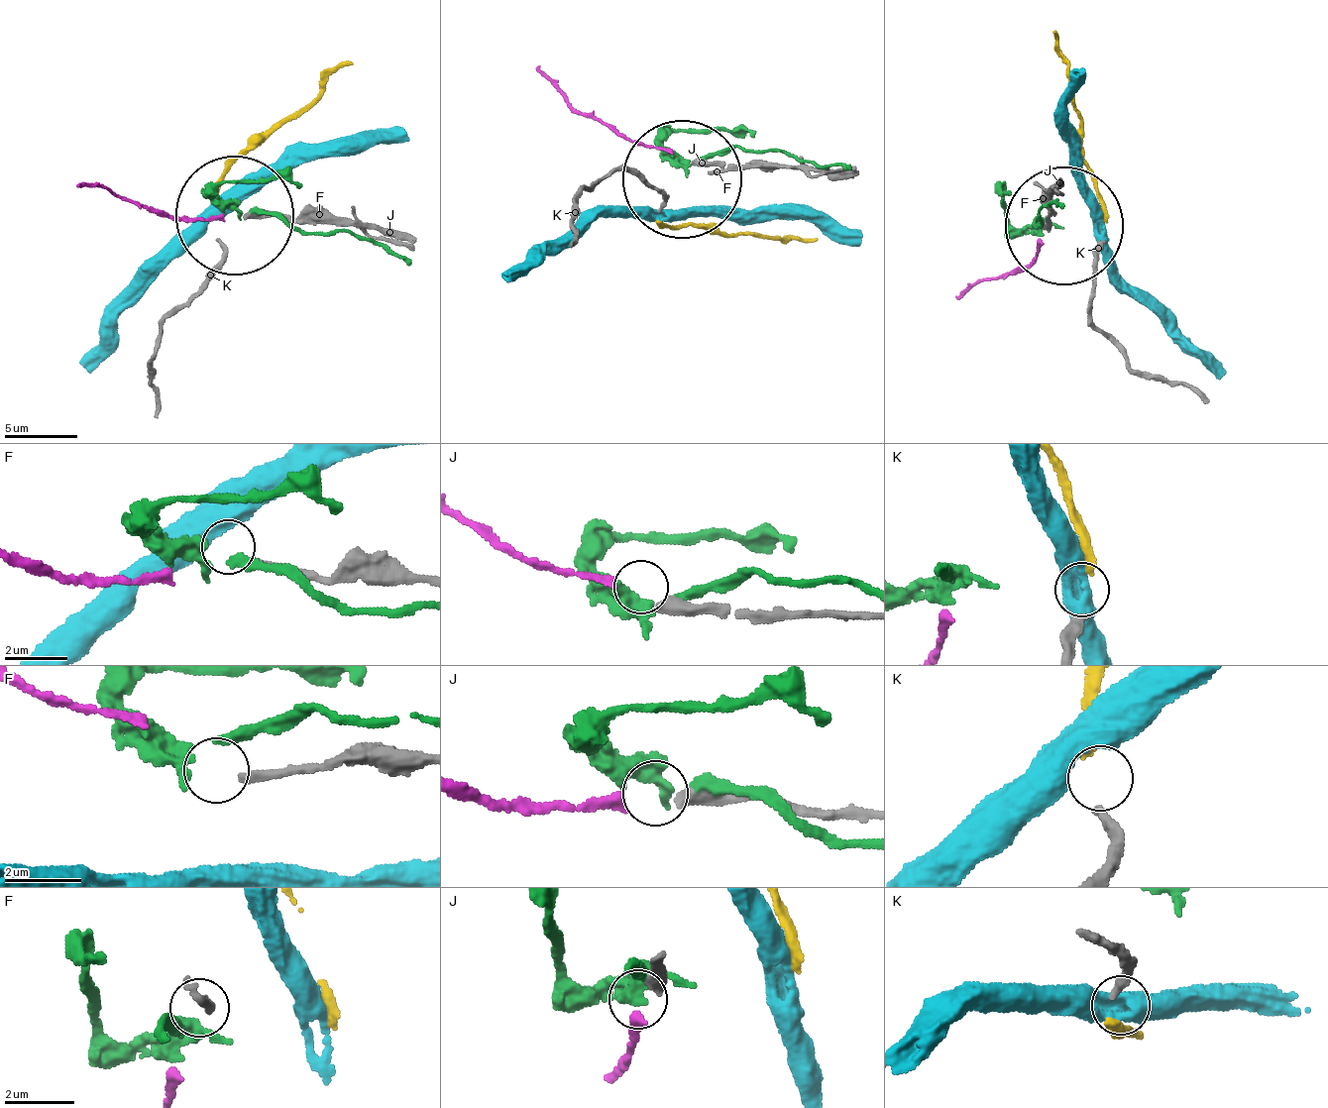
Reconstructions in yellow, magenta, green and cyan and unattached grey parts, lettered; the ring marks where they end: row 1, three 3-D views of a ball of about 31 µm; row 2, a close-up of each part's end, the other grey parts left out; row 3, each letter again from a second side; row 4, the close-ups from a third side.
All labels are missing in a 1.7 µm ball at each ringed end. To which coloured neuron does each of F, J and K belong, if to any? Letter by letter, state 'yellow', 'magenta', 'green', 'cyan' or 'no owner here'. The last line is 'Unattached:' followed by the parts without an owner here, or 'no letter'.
F: no owner here
J: magenta
K: yellow
Unattached: F

